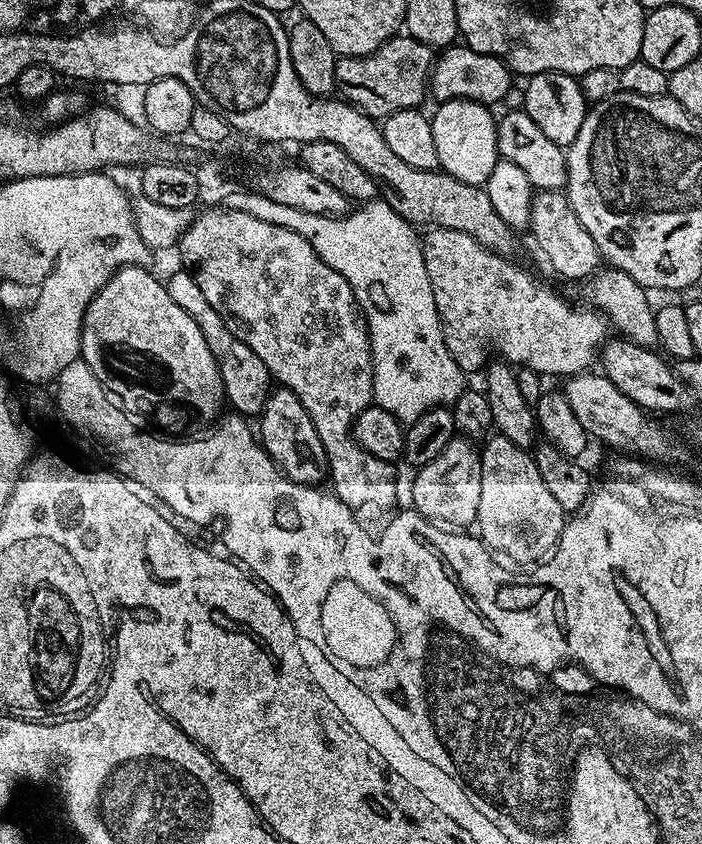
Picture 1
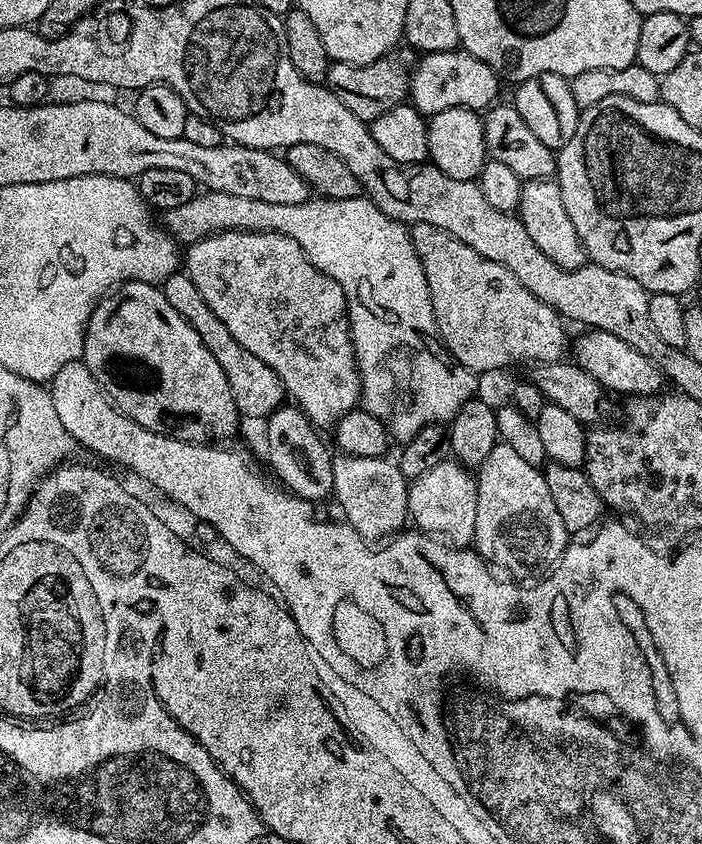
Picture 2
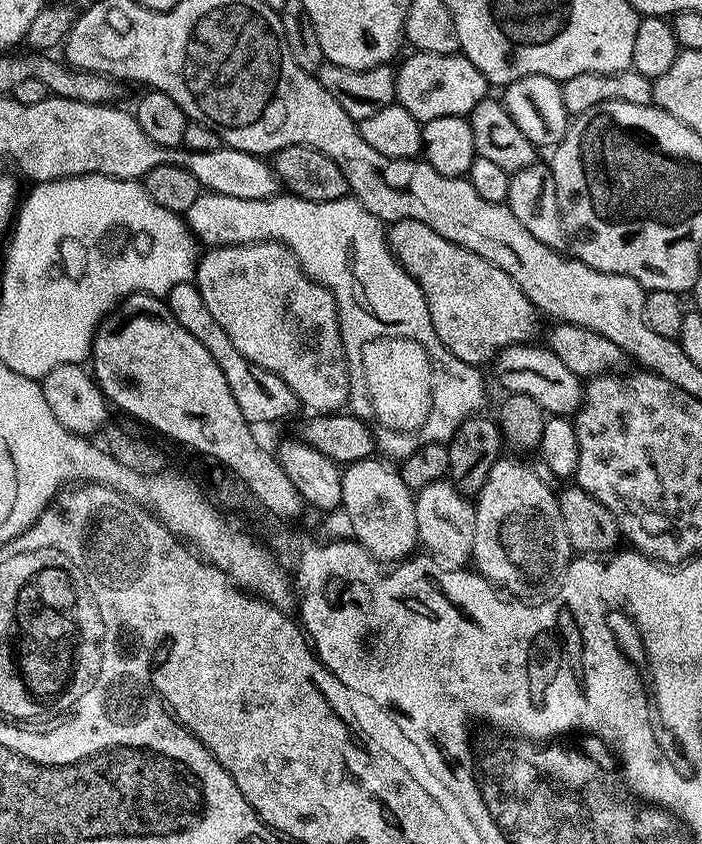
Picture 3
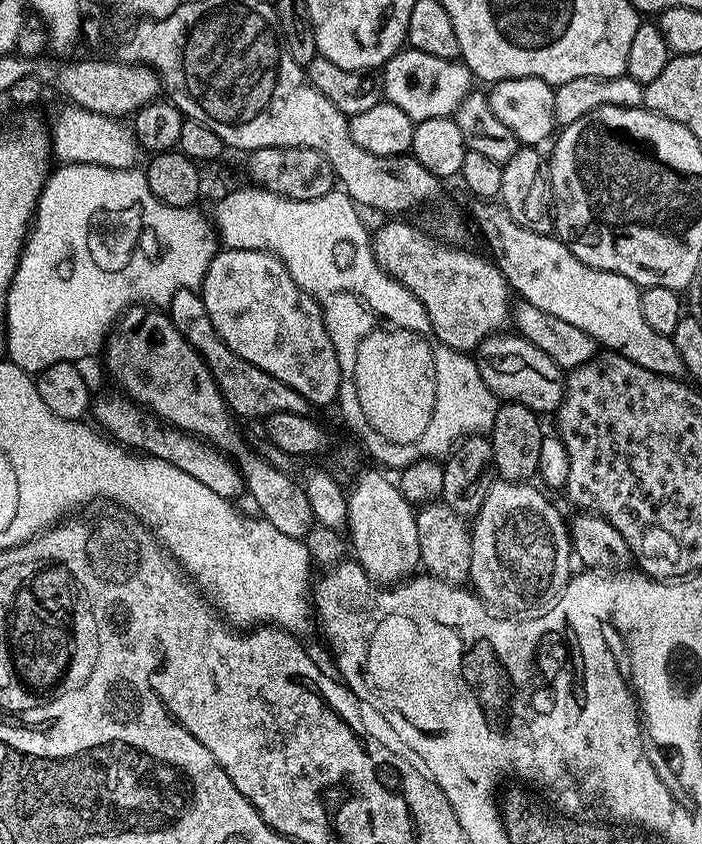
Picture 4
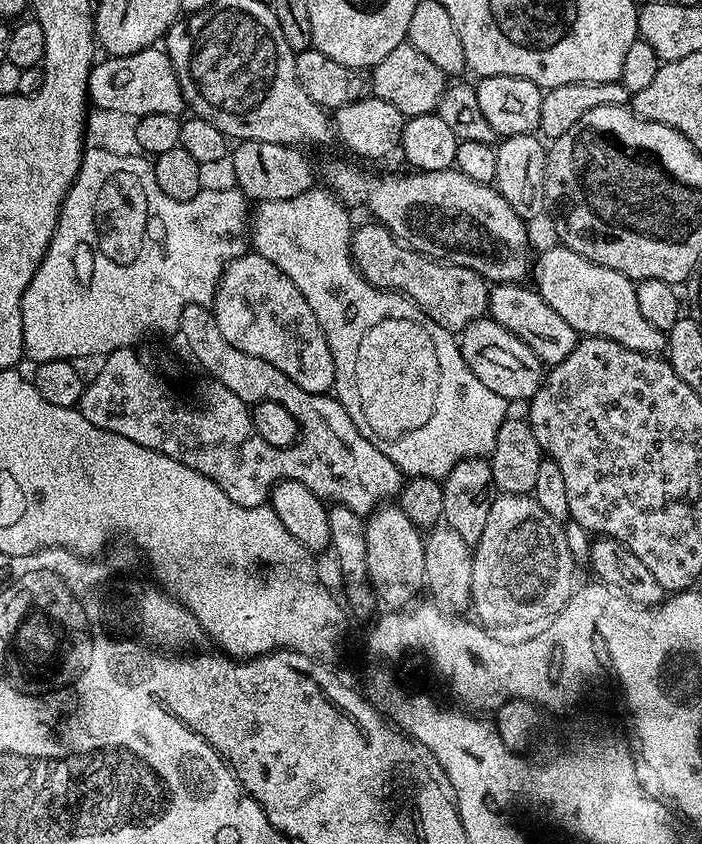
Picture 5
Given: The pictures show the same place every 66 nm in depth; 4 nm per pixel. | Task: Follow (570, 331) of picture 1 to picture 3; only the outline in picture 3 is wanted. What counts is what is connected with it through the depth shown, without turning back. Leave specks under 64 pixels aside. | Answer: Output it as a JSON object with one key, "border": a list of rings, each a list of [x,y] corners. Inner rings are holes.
{"border":[[[421,220],[391,221],[386,241],[388,251],[422,290],[436,339],[442,341],[462,362],[483,365],[483,360],[491,361],[494,353],[501,348],[527,341],[531,337],[528,335],[532,332],[534,309],[526,294],[522,294],[510,274],[506,274],[506,270],[498,270],[498,266],[486,262],[486,258],[442,238],[442,234],[430,230],[430,226],[426,226]]]}

